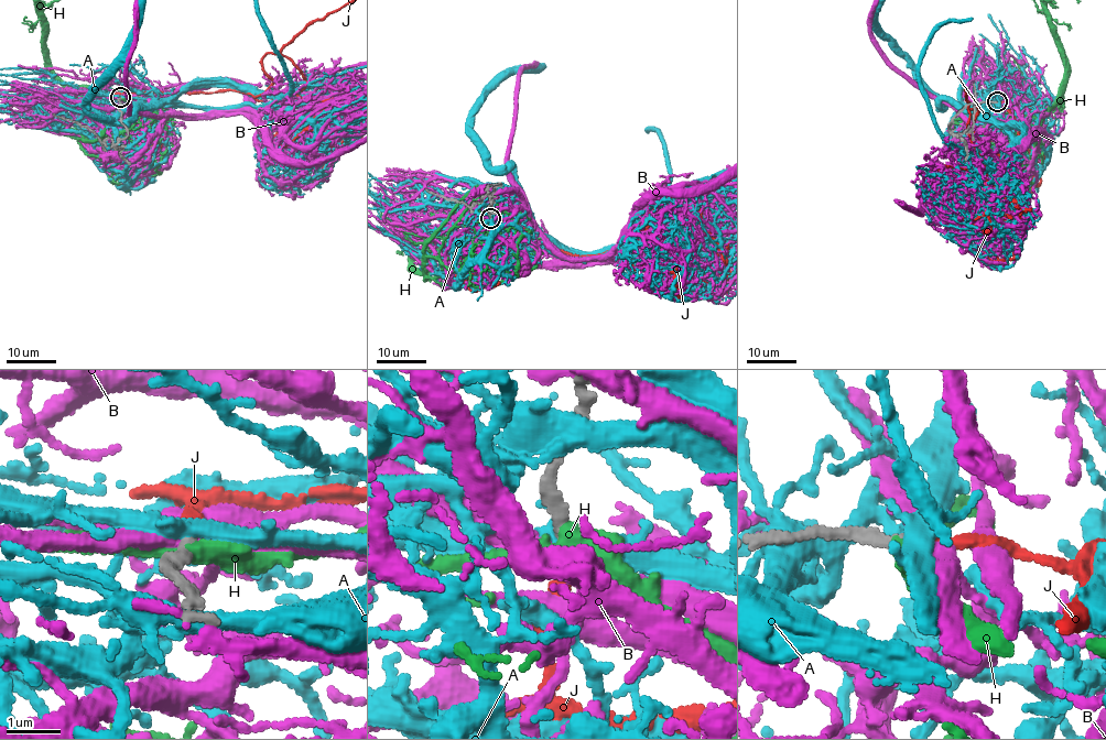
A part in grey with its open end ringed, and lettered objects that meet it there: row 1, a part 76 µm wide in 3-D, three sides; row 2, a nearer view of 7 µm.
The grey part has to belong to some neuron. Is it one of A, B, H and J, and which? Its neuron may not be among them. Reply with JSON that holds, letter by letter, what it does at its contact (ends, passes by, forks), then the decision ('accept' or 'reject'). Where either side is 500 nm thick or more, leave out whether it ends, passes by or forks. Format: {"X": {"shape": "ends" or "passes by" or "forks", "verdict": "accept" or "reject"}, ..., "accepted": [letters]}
{"A": {"shape": "passes by", "verdict": "reject"}, "B": {"shape": "forks", "verdict": "reject"}, "H": {"shape": "passes by", "verdict": "reject"}, "J": {"shape": "ends", "verdict": "accept"}, "accepted": ["J"]}

